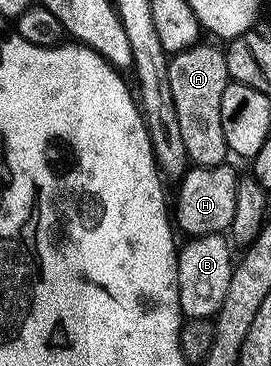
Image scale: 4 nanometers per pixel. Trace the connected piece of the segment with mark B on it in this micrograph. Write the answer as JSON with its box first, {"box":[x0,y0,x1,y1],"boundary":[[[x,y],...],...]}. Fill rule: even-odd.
{"box":[177,234,235,320],"boundary":[[[224,234],[190,238],[187,243],[186,247],[184,244],[180,248],[177,256],[181,313],[186,320],[212,320],[223,309],[223,301],[227,301],[227,289],[231,289],[235,270],[234,248]]]}

